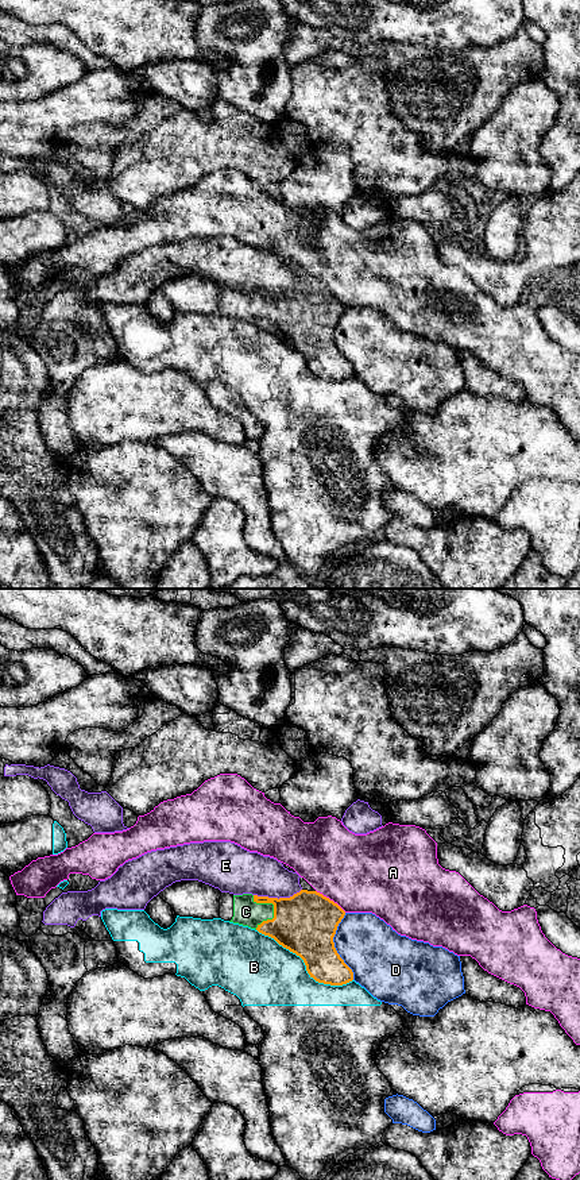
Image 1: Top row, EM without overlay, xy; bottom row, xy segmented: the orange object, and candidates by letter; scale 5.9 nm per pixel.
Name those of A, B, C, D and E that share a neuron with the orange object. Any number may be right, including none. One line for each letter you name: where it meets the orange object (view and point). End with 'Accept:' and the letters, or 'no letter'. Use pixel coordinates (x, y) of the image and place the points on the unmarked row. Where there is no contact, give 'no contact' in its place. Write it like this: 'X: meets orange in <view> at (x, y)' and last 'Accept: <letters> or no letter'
C: meets orange in xy at (274, 304)
Accept: C

